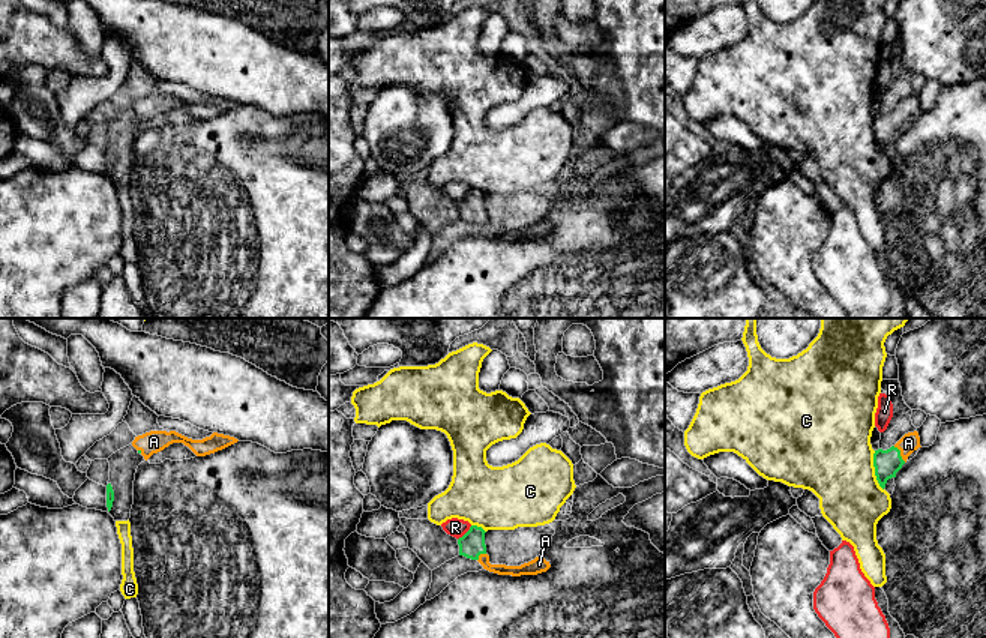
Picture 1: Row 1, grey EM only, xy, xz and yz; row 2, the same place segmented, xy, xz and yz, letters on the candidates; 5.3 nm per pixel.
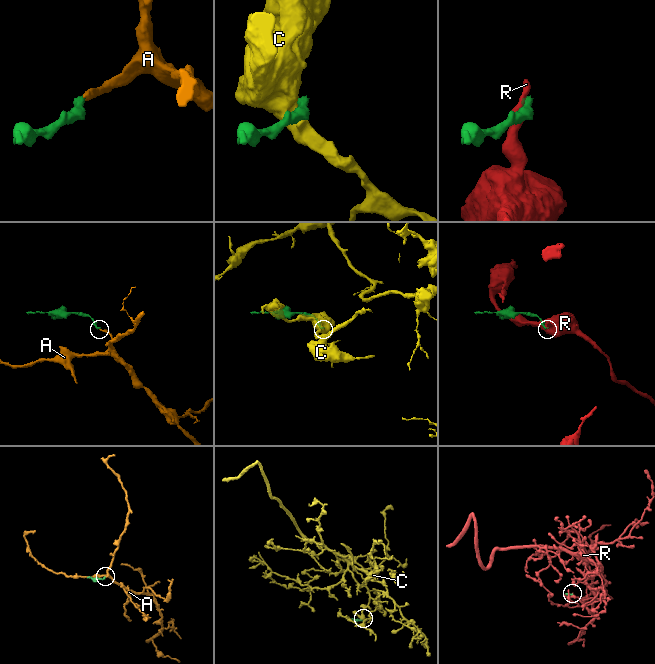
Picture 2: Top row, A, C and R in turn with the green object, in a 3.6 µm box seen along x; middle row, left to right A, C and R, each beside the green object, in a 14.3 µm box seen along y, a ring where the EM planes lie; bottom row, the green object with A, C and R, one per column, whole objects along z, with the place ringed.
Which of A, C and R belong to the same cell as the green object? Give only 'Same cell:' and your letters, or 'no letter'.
Same cell: A

